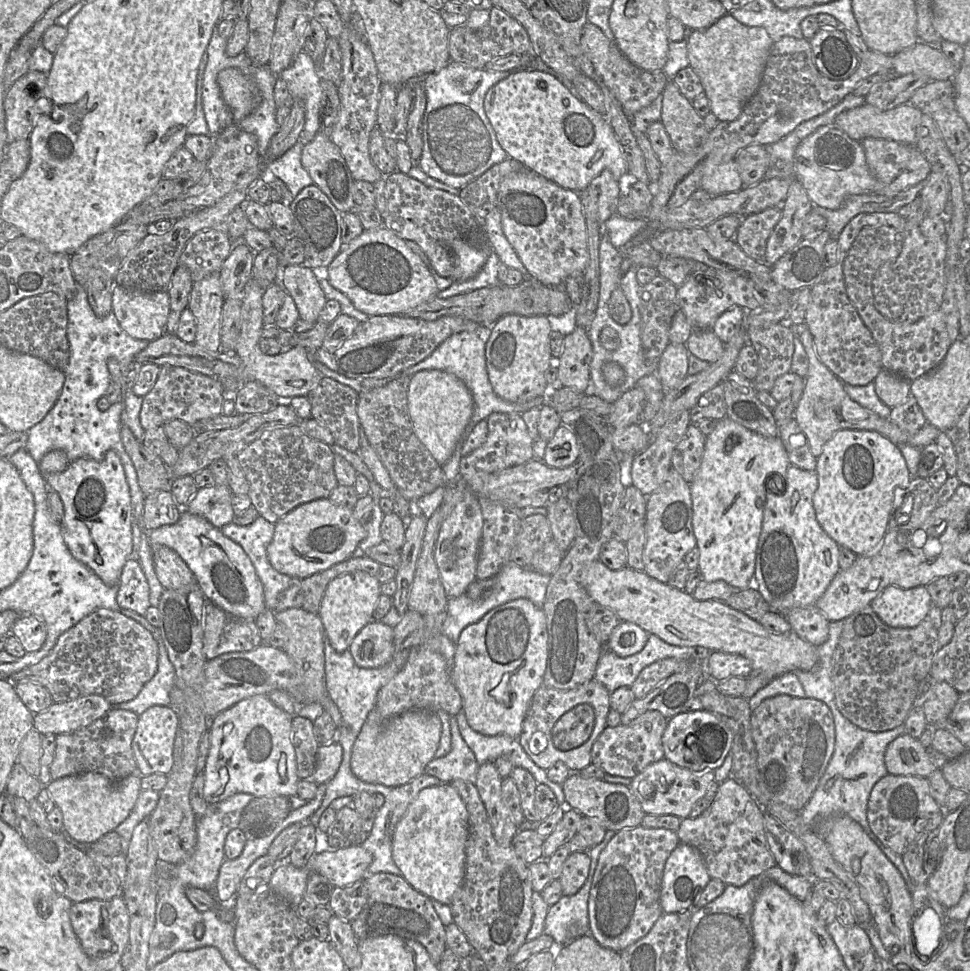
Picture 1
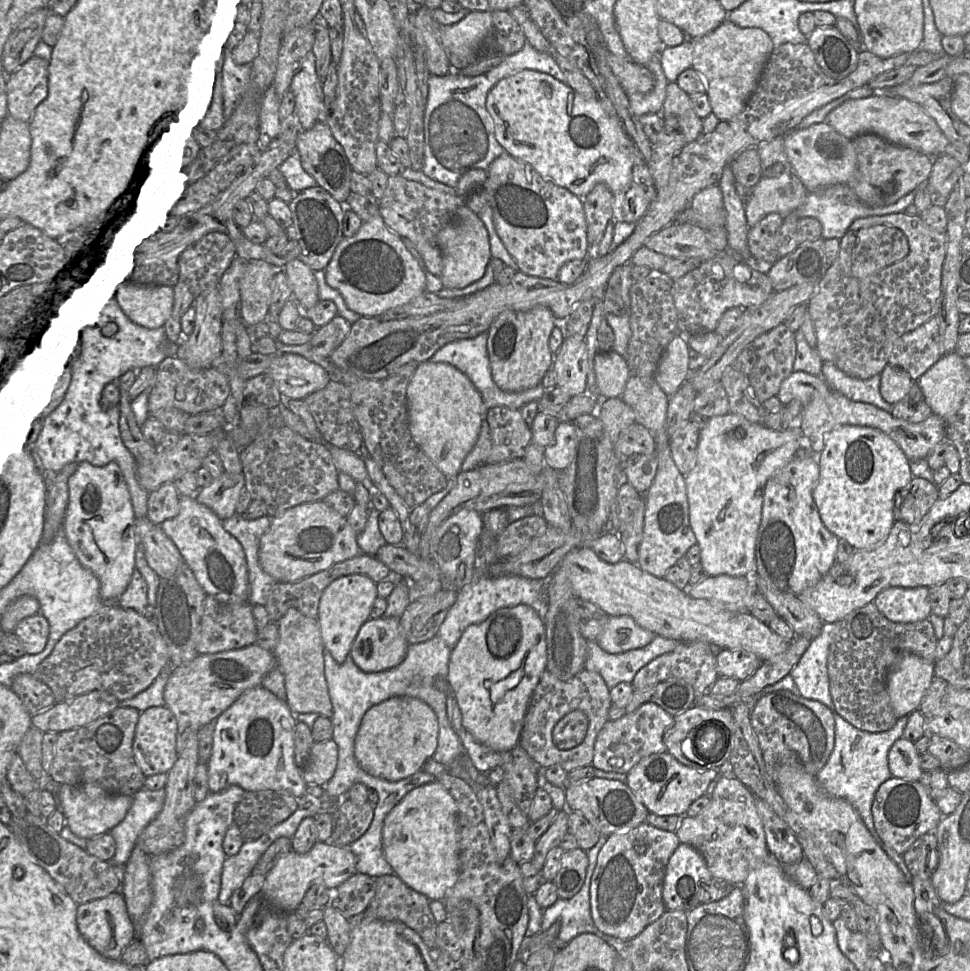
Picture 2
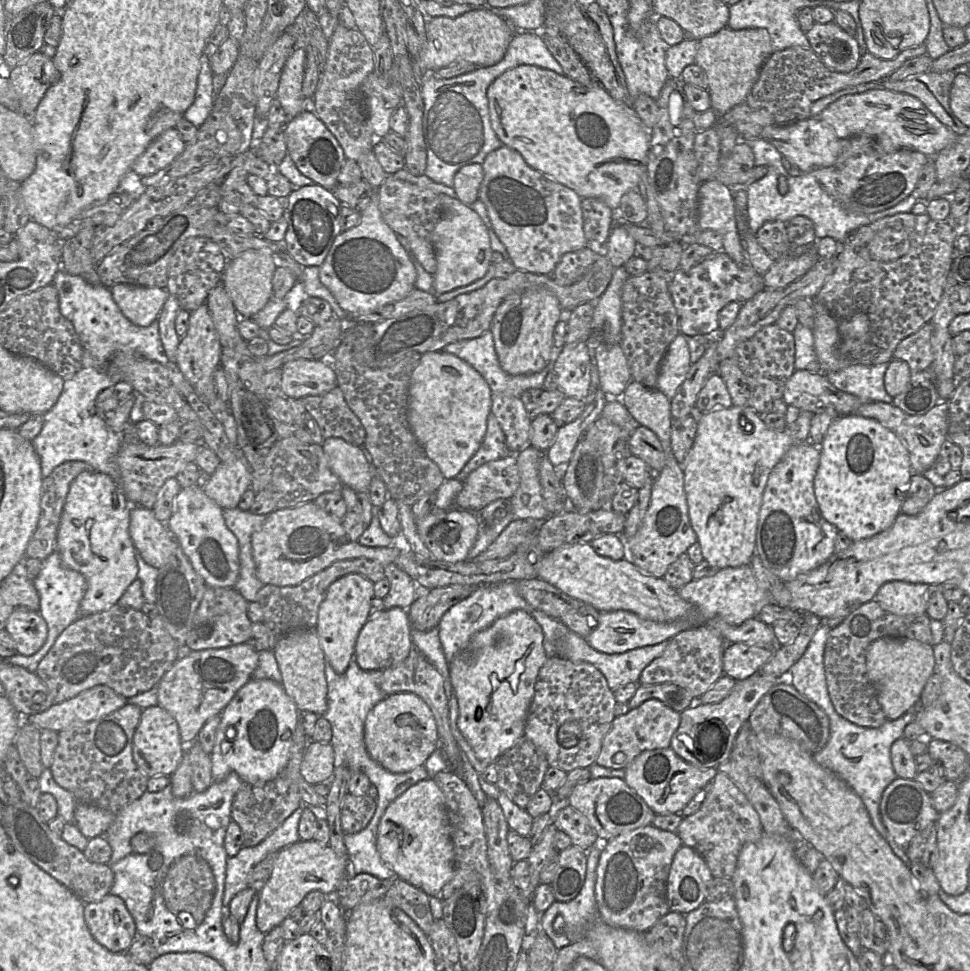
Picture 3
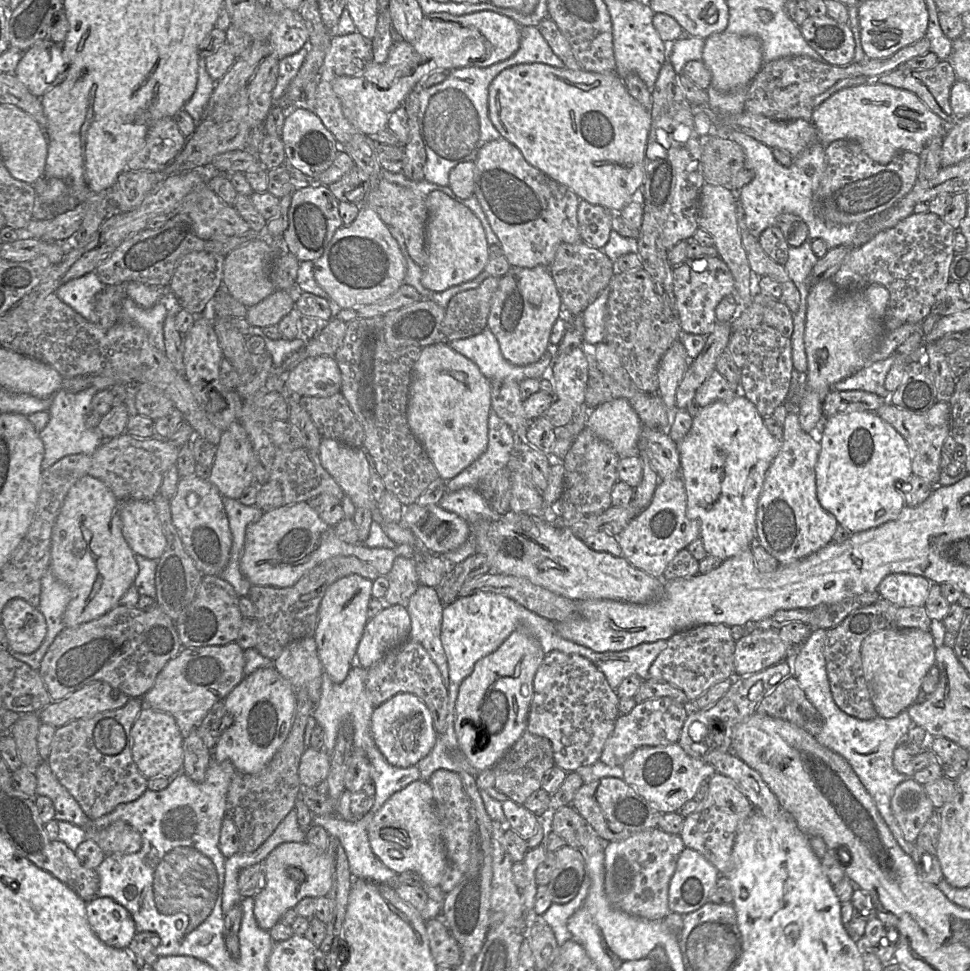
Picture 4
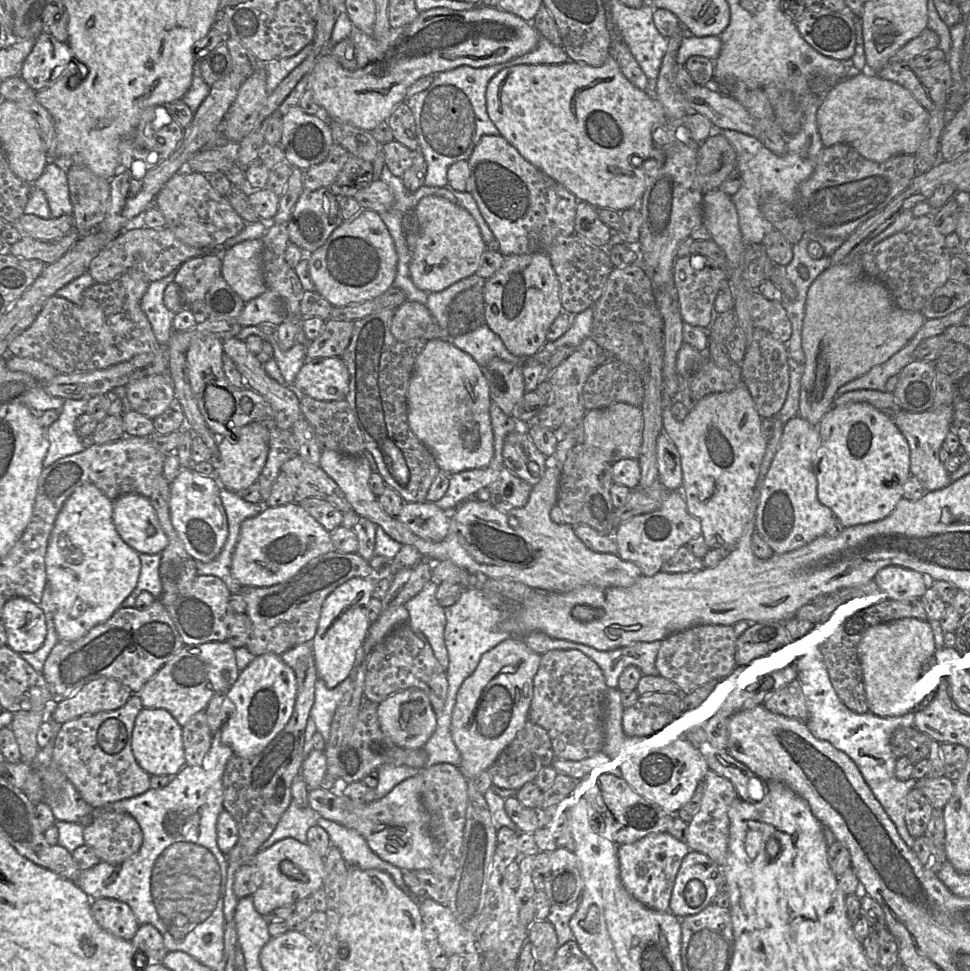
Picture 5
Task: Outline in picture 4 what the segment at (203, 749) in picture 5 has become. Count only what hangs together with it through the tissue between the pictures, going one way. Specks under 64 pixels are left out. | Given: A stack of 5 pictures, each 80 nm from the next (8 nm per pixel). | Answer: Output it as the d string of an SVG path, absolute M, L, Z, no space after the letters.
M192 730L183 741L182 772L191 780L202 782L211 762L211 752L198 735L197 730Z

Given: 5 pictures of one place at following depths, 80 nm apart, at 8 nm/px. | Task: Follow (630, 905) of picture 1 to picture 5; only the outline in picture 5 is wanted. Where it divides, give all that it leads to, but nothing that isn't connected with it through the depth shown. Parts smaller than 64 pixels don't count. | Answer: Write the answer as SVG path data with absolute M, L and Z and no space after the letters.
M668 832L651 833L632 843L618 845L620 879L638 901L649 908L670 911L670 898L677 872L690 848Z

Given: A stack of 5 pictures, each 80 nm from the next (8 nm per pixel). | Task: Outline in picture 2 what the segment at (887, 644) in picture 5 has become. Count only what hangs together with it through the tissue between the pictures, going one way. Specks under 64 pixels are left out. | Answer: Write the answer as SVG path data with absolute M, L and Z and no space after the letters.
M903 652L886 672L885 683L891 706L899 719L919 710L934 678L934 662Z

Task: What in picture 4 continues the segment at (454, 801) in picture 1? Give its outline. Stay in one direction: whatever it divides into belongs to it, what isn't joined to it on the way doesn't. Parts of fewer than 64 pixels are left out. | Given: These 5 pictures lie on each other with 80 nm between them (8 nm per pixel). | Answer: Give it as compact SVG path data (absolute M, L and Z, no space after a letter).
M418 779L395 792L376 812L368 825L368 839L374 855L397 874L406 871L418 873L430 886L439 886L445 867L441 825L433 802L432 789L427 781Z

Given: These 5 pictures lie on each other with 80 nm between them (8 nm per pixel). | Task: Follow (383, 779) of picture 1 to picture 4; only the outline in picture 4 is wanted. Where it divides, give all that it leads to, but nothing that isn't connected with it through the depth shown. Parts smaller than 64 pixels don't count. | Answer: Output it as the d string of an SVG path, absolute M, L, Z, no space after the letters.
M401 692L374 708L371 735L386 761L397 767L414 766L424 758L436 742L433 719L427 706L414 694Z

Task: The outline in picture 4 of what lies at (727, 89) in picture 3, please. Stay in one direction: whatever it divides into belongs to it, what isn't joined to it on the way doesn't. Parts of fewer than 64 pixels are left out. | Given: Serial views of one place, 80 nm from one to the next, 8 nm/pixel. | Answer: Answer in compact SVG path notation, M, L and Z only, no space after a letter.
M721 32L705 39L702 53L703 63L711 73L711 86L719 92L729 93L746 88L763 66L763 48L755 36L739 36Z

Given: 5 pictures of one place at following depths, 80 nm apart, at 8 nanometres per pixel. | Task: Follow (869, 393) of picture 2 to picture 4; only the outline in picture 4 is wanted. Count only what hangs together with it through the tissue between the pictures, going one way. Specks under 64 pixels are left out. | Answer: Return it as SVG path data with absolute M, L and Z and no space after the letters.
M893 354L886 359L873 362L854 375L837 382L834 389L837 391L860 390L888 400L891 393L885 388L885 379L896 358L896 354Z

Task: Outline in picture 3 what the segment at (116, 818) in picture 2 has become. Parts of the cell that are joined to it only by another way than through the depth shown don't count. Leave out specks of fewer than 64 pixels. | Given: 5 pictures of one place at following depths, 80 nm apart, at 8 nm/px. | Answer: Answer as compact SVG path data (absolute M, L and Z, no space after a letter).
M78 802L74 811L74 824L88 839L103 836L115 819L115 813L94 805Z

